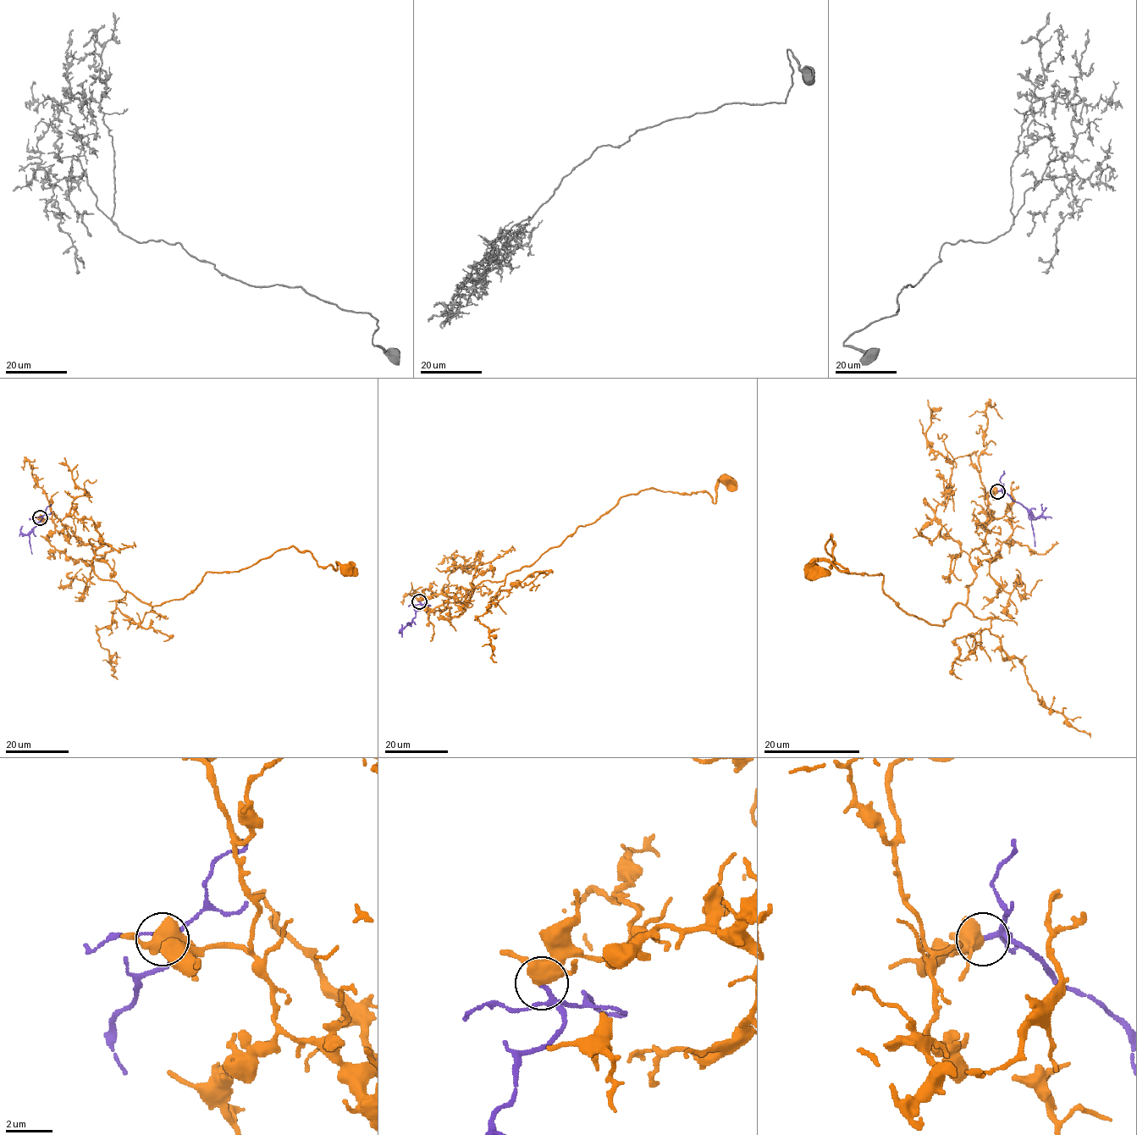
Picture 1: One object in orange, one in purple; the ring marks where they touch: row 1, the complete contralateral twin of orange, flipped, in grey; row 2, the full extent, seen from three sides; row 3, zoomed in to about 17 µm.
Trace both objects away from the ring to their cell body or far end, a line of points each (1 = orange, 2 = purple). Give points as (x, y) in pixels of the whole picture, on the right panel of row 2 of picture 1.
1: (997, 491), (941, 625), (840, 570), (831, 534), (848, 570), (809, 568)
2: (998, 491), (1006, 493), (1031, 514), (1035, 545)

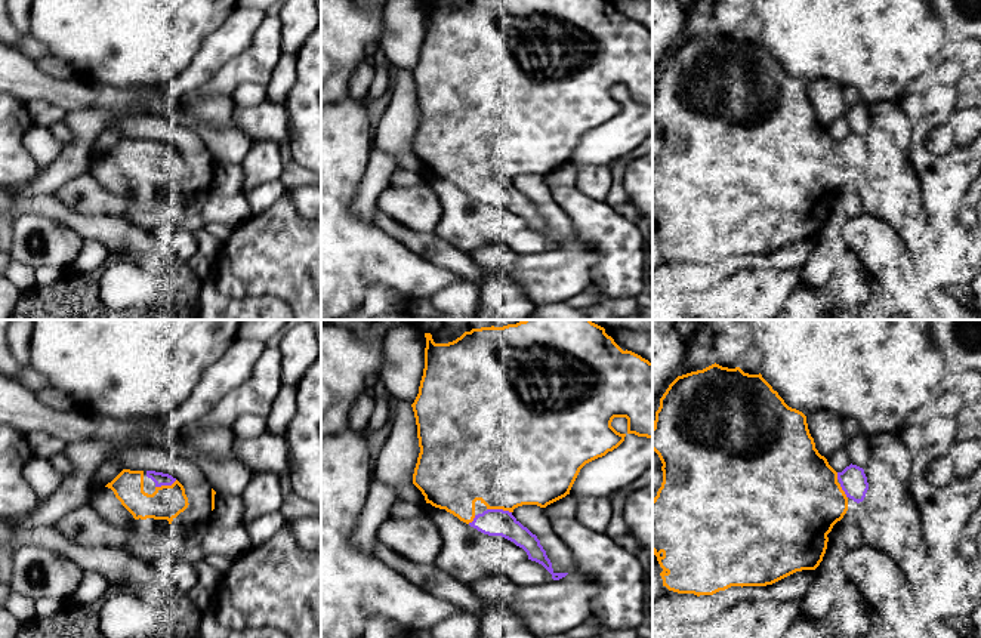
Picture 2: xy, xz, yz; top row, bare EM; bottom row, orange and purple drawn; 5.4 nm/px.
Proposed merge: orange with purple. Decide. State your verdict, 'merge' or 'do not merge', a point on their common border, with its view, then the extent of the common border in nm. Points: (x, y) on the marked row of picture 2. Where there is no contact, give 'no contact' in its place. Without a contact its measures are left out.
merge | xz (499, 508) | 140 nm

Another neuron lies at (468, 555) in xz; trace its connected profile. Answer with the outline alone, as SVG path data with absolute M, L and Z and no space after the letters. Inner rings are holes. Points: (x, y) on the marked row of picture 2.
M426 503L426 514L441 534L435 565L454 580L472 586L496 574L506 574L528 560L527 552L502 536L488 536L460 521L445 509Z

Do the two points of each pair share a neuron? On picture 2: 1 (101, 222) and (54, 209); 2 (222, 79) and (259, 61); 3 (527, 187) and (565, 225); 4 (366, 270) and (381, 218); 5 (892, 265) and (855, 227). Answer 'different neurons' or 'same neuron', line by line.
1: same neuron
2: same neuron
3: same neuron
4: different neurons
5: same neuron

